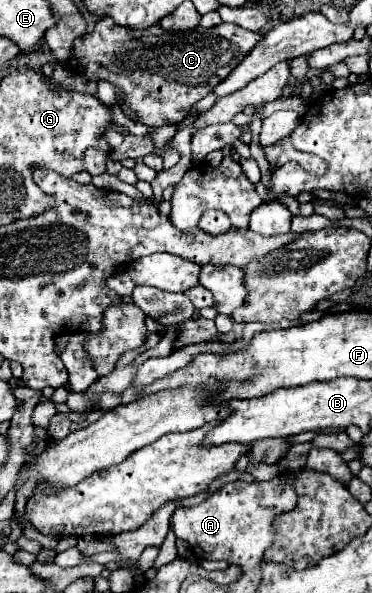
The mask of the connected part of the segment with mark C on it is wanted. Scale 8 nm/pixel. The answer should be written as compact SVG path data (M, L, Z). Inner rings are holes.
M105 16L97 22L95 30L77 38L73 42L73 54L69 58L69 68L83 74L87 80L107 80L115 86L115 92L121 94L117 104L121 108L129 108L135 112L135 122L161 128L165 124L179 124L191 110L195 102L207 96L215 84L219 84L227 74L247 56L251 46L259 42L261 34L251 30L243 30L235 24L219 24L213 28L195 26L183 32L163 30L159 24L153 24L145 30L133 30L127 26L119 26L111 16Z

